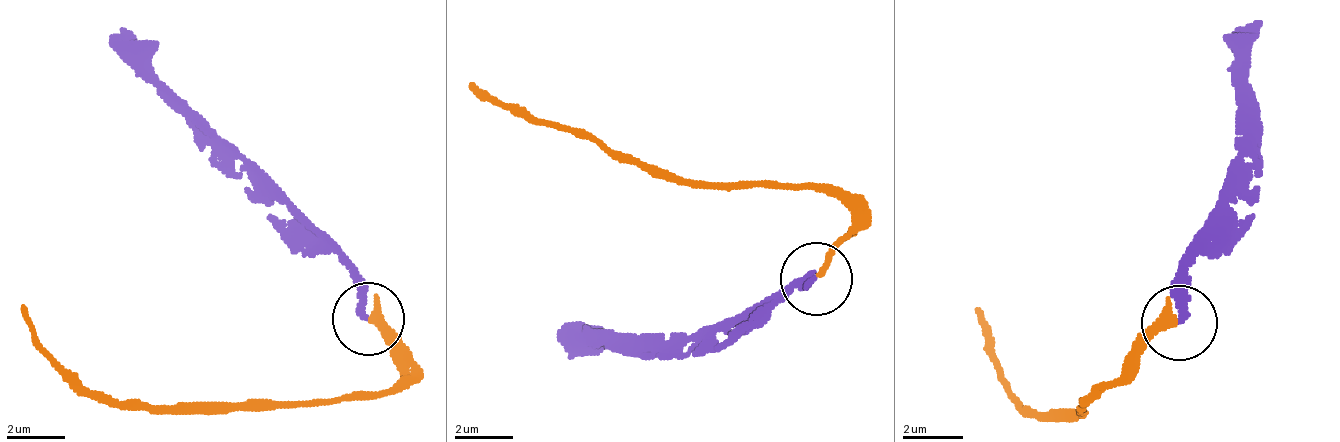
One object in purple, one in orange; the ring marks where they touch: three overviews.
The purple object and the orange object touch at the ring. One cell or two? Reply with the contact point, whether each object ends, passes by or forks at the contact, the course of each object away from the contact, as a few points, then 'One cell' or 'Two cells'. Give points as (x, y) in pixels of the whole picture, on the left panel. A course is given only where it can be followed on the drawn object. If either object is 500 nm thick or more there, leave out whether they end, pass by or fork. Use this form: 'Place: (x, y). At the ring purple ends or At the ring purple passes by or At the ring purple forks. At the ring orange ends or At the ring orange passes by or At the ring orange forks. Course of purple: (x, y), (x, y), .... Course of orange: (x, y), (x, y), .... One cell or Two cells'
Place: (368, 319). At the ring purple ends. At the ring orange ends. Course of purple: (370, 317), (348, 266), (239, 157), (123, 26). Course of orange: (370, 317), (406, 368), (384, 397), (232, 404), (123, 404), (79, 382), (21, 302). One cell

